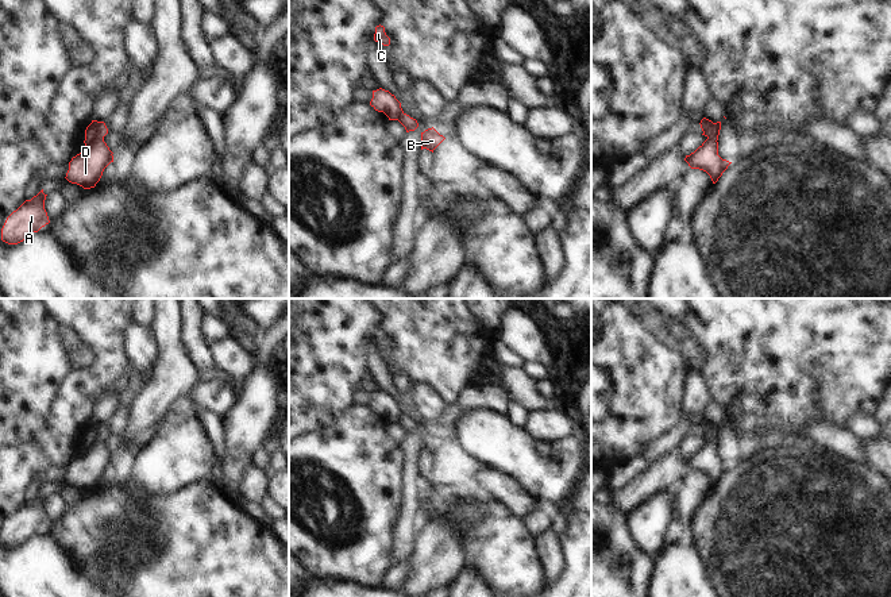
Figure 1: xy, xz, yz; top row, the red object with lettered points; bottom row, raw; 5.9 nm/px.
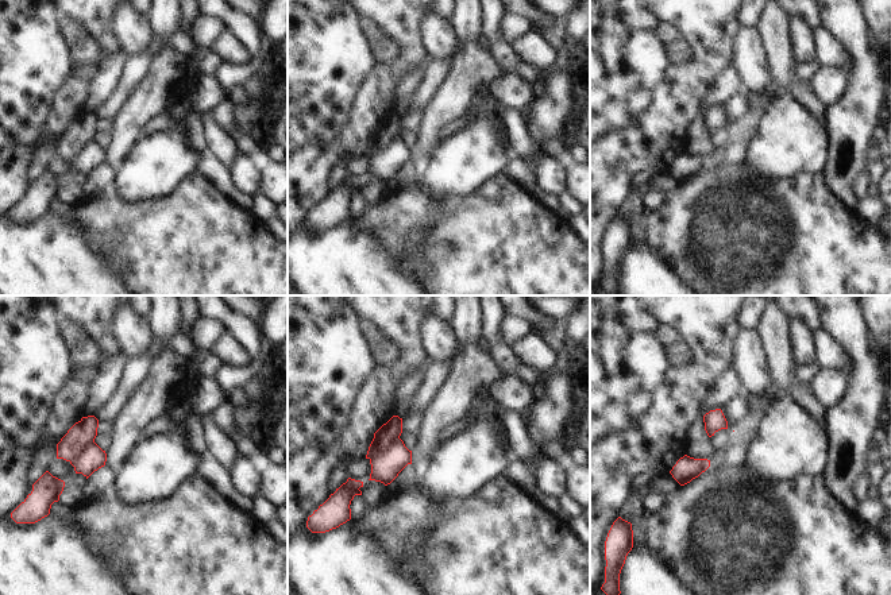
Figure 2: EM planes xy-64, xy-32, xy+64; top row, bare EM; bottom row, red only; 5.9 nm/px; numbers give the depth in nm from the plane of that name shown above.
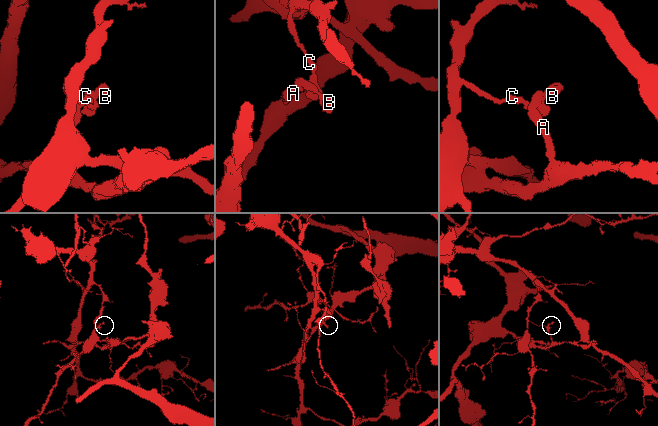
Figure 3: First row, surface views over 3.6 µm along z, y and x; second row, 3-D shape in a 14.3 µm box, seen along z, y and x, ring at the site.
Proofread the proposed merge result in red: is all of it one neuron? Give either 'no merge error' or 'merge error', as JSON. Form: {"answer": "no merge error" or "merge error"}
{"answer": "merge error"}

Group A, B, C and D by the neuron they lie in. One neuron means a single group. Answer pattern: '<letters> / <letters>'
A / B C D

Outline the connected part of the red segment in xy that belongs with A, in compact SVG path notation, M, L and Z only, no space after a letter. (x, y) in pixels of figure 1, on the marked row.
M42 189L36 196L31 200L26 200L7 217L1 228L3 242L18 244L50 223L45 209L46 196Z

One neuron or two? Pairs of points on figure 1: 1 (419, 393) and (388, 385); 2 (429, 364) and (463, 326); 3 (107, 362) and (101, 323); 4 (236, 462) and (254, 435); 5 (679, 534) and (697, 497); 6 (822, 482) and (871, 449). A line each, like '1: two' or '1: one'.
1: two
2: one
3: one
4: one
5: one
6: two

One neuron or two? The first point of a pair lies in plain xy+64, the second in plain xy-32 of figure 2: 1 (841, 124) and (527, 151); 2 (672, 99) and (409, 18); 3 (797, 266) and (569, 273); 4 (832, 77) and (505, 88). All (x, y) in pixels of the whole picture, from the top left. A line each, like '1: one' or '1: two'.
1: two
2: one
3: one
4: one

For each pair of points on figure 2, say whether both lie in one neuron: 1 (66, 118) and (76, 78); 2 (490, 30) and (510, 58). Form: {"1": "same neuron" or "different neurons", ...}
{"1": "same neuron", "2": "same neuron"}

